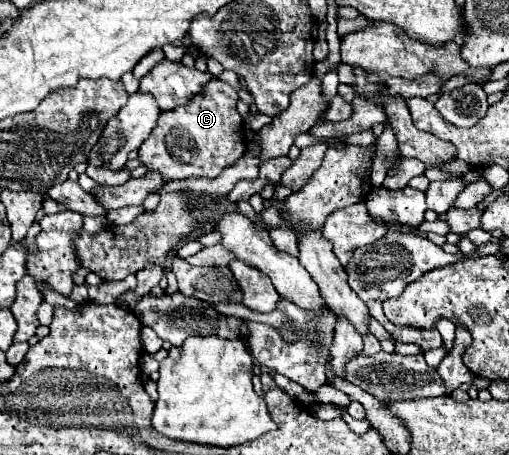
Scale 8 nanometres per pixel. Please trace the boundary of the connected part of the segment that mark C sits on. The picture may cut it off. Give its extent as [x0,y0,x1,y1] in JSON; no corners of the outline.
[139,80,245,182]

